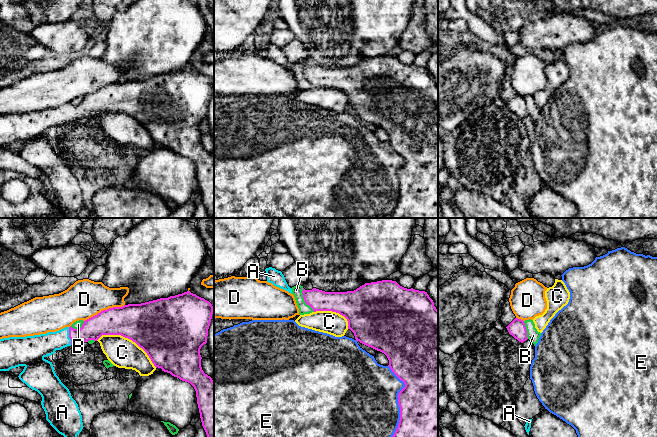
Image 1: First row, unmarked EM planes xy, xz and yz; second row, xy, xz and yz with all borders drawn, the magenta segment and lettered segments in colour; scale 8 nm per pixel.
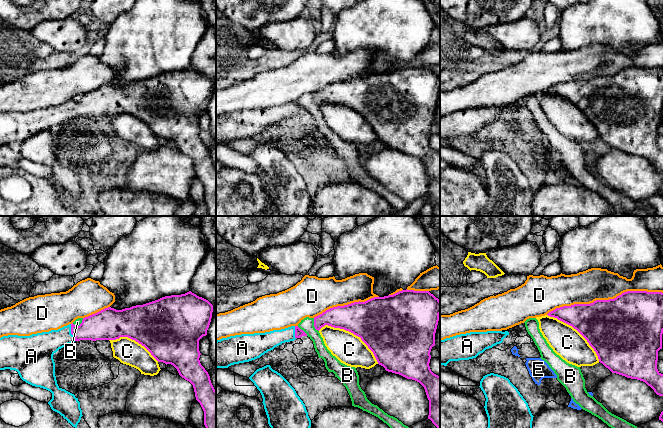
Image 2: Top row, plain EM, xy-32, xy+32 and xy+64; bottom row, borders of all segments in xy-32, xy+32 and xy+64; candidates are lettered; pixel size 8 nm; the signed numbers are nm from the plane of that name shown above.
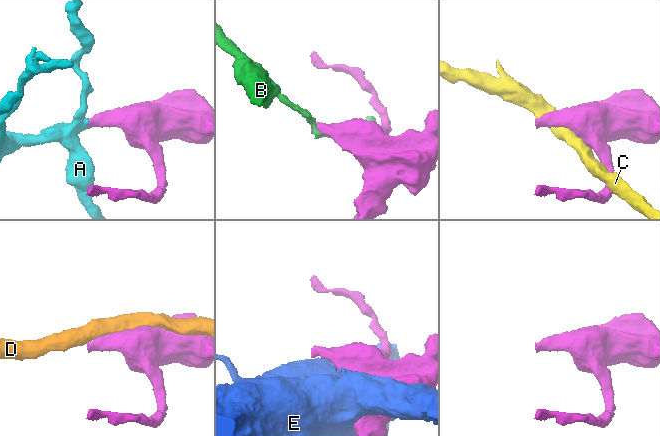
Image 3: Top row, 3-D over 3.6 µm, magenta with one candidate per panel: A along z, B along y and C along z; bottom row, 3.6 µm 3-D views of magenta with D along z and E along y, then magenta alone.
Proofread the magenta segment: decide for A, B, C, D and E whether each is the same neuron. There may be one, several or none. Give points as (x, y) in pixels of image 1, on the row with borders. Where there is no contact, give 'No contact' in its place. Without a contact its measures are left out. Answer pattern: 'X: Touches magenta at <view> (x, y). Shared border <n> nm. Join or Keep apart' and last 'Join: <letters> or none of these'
A: Touches magenta at xy (69, 336). Shared border 150 nm. Join
B: Touches magenta at xz (304, 300). Shared border 220 nm. Keep apart
C: Touches magenta at xy (128, 338). Shared border 550 nm. Keep apart
D: Touches magenta at xy (104, 310). Shared border 360 nm. Keep apart
E: Touches magenta at xz (398, 401). Shared border 600 nm. Keep apart
Join: A

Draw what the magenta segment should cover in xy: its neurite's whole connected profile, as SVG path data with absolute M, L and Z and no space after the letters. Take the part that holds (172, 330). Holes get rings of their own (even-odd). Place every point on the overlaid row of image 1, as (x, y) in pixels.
M190 291L141 304L109 308L85 320L80 329L70 326L46 334L0 339L0 371L23 366L18 377L41 395L46 420L64 437L77 437L84 427L78 404L56 375L52 362L45 358L79 342L97 341L102 335L121 335L142 348L156 368L194 387L202 426L207 437L214 437L214 381L202 370L200 355L201 347L207 343L212 314L212 304Z

